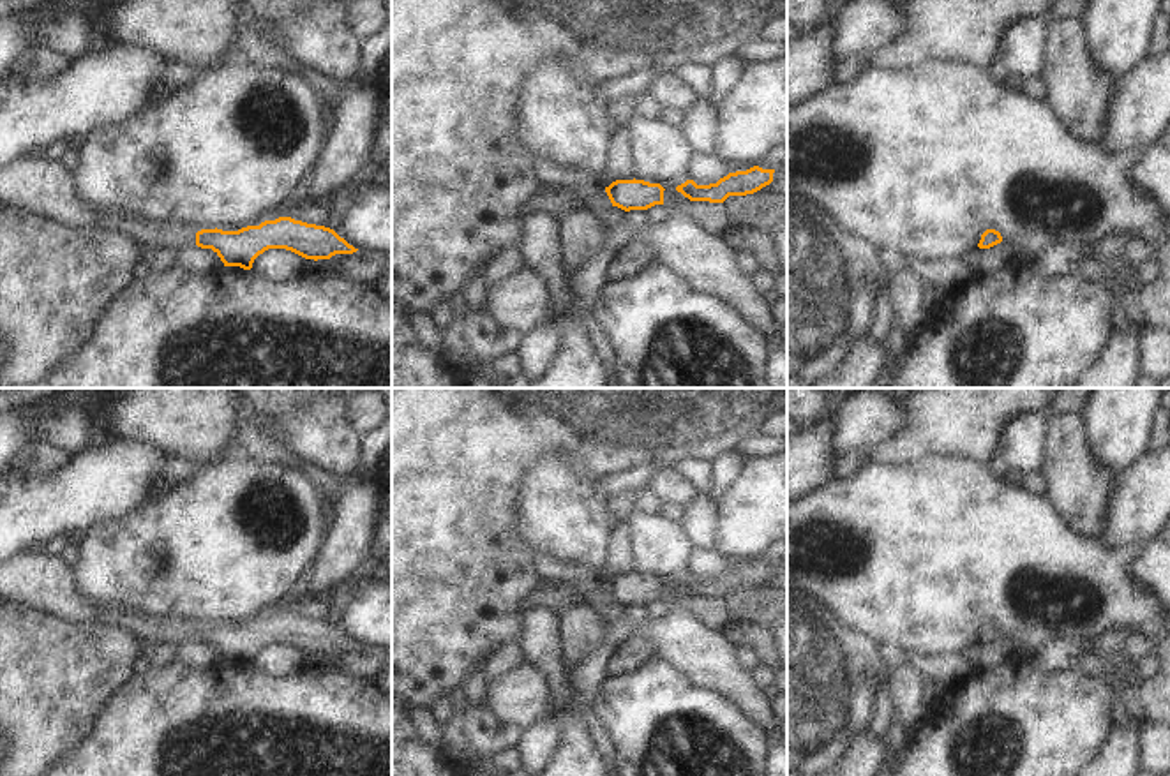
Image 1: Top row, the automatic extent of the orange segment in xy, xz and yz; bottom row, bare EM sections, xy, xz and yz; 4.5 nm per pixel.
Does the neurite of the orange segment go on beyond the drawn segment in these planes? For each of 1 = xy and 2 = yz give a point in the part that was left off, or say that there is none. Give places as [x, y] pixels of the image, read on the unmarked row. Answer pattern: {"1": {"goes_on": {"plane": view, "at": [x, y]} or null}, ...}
{"1": {"goes_on": {"plane": "xy", "at": [43, 581]}}, "2": {"goes_on": null}}

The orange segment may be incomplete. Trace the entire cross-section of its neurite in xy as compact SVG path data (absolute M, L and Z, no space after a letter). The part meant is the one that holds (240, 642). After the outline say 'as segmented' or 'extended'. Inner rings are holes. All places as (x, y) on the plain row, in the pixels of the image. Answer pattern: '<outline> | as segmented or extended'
M55 548L41 554L25 550L0 559L0 598L74 623L94 619L120 626L148 644L171 647L192 640L212 644L224 661L244 665L251 665L254 654L268 644L286 644L314 656L358 645L334 624L291 612L265 616L238 626L215 623L196 628L185 619L157 619L125 608L99 607L78 594L71 566Z | extended

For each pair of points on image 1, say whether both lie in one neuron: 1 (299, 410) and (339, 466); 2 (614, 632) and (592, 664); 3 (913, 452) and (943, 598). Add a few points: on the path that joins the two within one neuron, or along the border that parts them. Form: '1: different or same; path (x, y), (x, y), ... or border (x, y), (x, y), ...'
1: same; path (311, 424), (336, 452)
2: same; path (613, 639), (599, 656)
3: different; border (955, 455), (927, 455), (916, 462), (872, 462)

